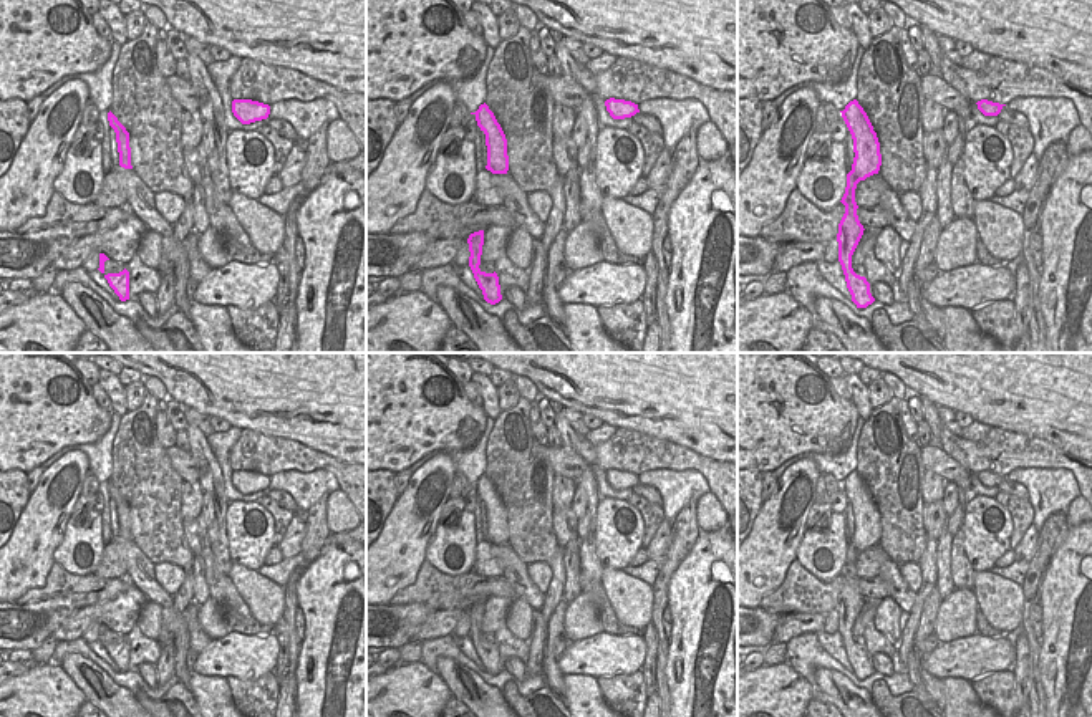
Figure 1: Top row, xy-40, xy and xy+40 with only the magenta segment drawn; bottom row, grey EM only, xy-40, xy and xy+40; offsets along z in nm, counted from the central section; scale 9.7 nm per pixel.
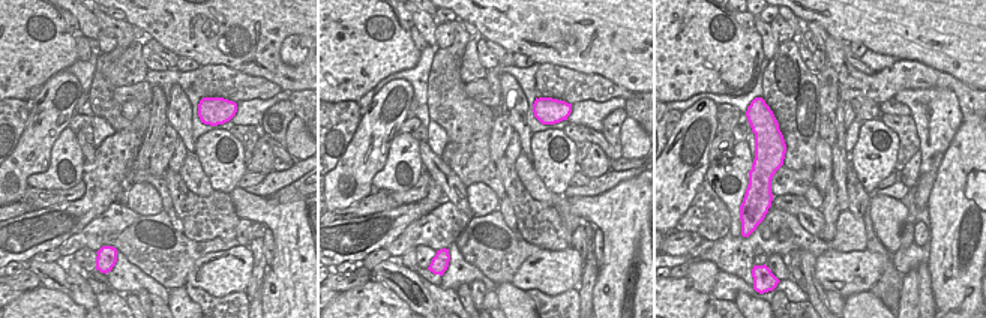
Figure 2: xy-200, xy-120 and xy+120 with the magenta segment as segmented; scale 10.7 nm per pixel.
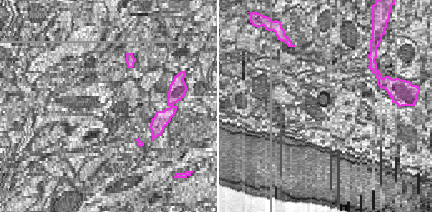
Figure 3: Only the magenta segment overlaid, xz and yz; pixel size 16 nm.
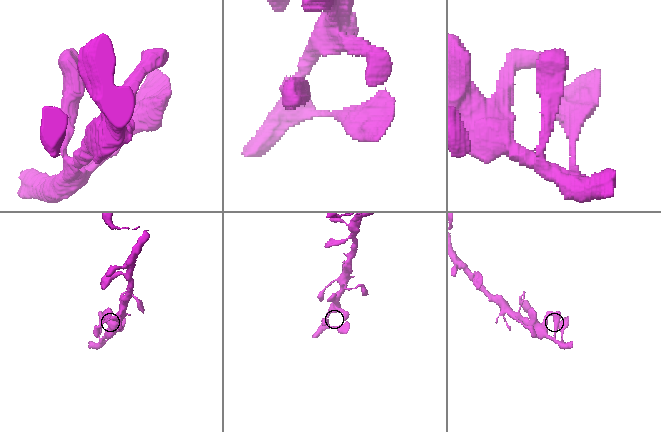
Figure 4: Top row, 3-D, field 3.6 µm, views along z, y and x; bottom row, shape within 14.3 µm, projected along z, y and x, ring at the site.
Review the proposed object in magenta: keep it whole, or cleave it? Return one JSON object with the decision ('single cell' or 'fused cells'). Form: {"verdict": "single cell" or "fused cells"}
{"verdict": "single cell"}

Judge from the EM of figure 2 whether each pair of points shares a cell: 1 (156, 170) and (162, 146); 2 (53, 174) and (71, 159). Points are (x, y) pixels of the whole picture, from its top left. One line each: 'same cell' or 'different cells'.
1: same cell
2: same cell

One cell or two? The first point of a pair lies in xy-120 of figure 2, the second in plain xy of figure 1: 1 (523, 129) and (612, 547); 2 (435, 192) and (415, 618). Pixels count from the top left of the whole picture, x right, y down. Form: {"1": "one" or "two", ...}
{"1": "two", "2": "one"}

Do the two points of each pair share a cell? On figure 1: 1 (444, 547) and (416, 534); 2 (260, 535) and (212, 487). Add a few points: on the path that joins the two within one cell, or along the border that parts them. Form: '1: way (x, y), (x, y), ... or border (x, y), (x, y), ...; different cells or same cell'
1: border (439, 522), (425, 558); different cells
2: border (227, 502), (226, 540), (229, 543); different cells

